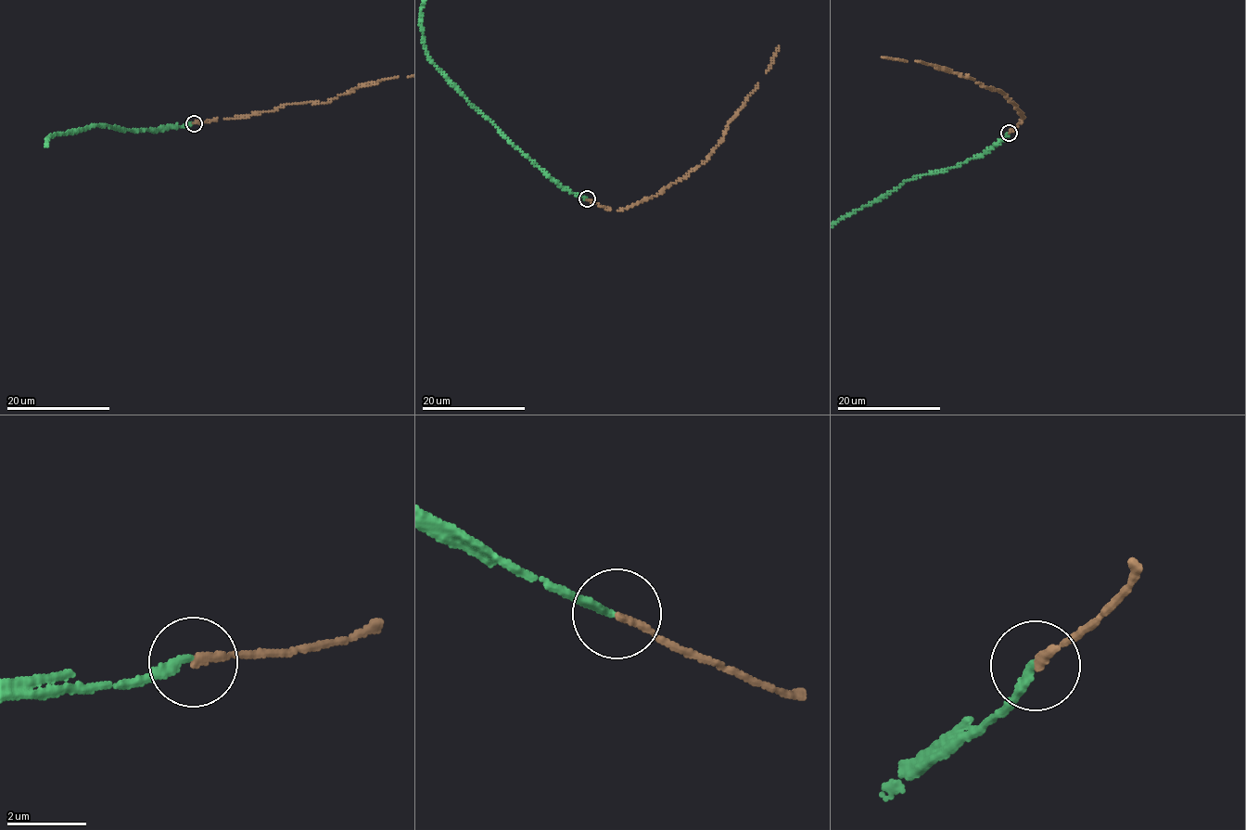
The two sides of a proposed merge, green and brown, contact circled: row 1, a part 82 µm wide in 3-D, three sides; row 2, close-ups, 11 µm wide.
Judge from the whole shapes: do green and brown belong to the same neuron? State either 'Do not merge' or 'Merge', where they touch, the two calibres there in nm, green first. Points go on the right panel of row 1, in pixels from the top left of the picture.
Merge. Place: (1009, 133). Thickness 200 nm (green) against 180 nm

